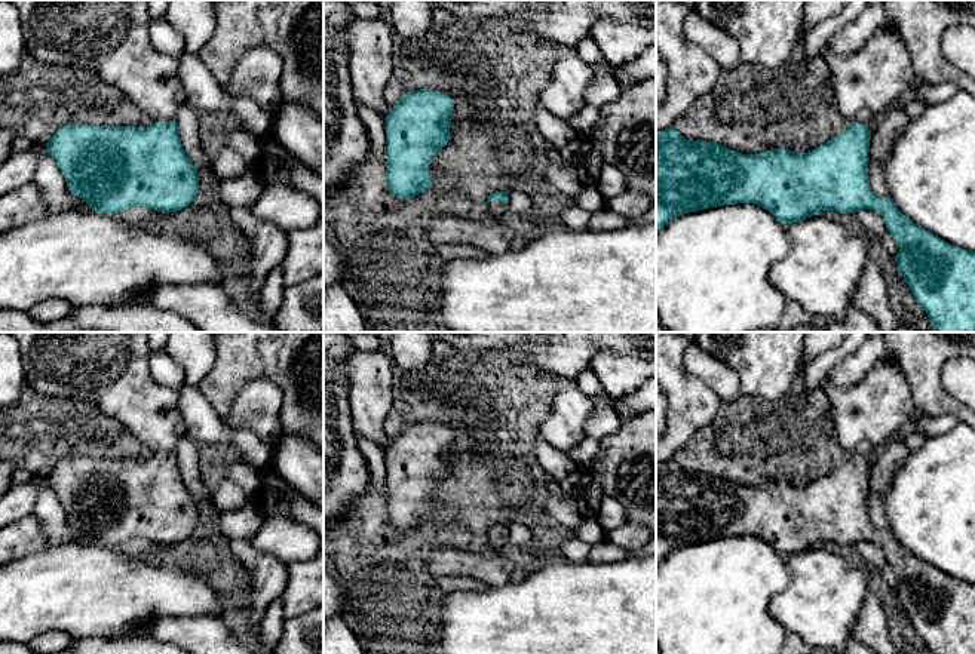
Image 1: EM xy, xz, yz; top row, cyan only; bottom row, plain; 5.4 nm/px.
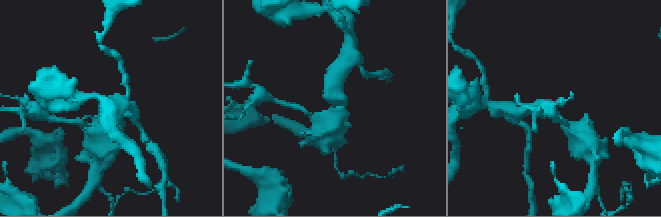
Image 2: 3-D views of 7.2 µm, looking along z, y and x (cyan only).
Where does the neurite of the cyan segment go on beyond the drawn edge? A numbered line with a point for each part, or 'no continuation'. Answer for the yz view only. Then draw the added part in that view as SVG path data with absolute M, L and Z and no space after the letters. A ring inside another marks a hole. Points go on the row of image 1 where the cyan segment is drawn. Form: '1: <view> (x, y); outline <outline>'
1: yz (865, 83); outline M889 28L877 30L853 53L834 55L824 46L821 56L827 61L831 87L840 111L850 122L858 122L865 126L873 119L882 117L902 92L925 83L914 73L902 39Z

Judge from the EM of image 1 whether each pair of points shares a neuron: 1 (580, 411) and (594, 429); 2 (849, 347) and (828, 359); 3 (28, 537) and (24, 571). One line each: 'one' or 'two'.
1: two
2: one
3: two

